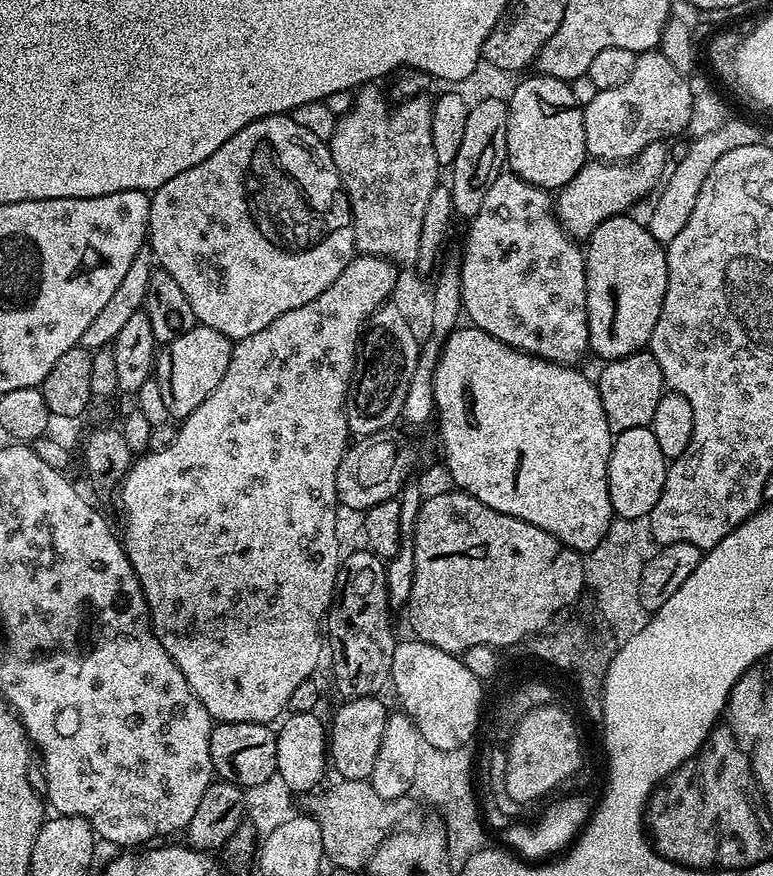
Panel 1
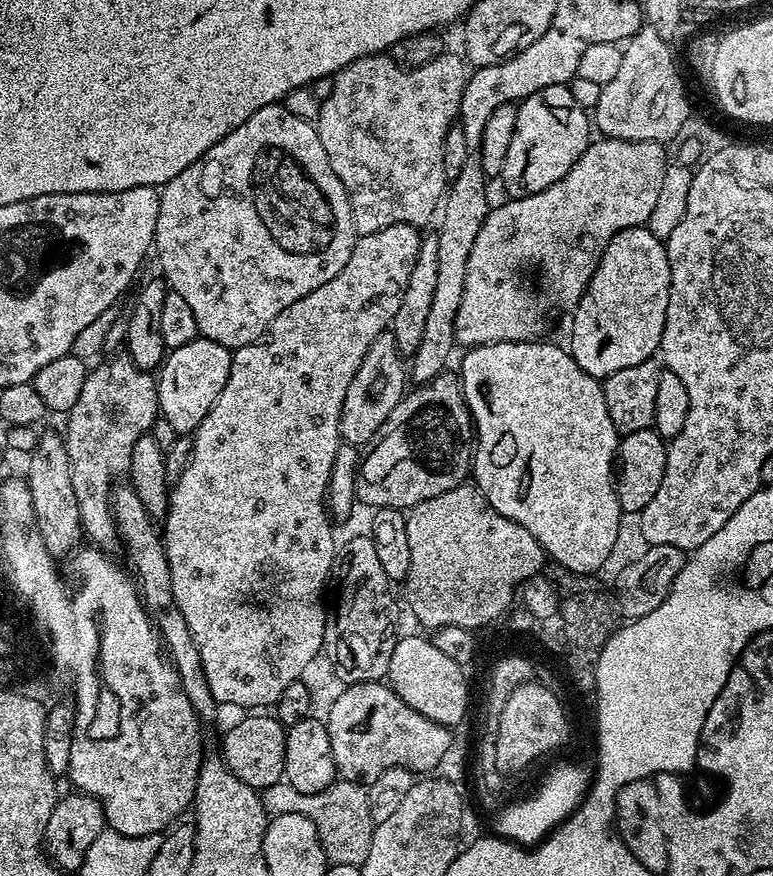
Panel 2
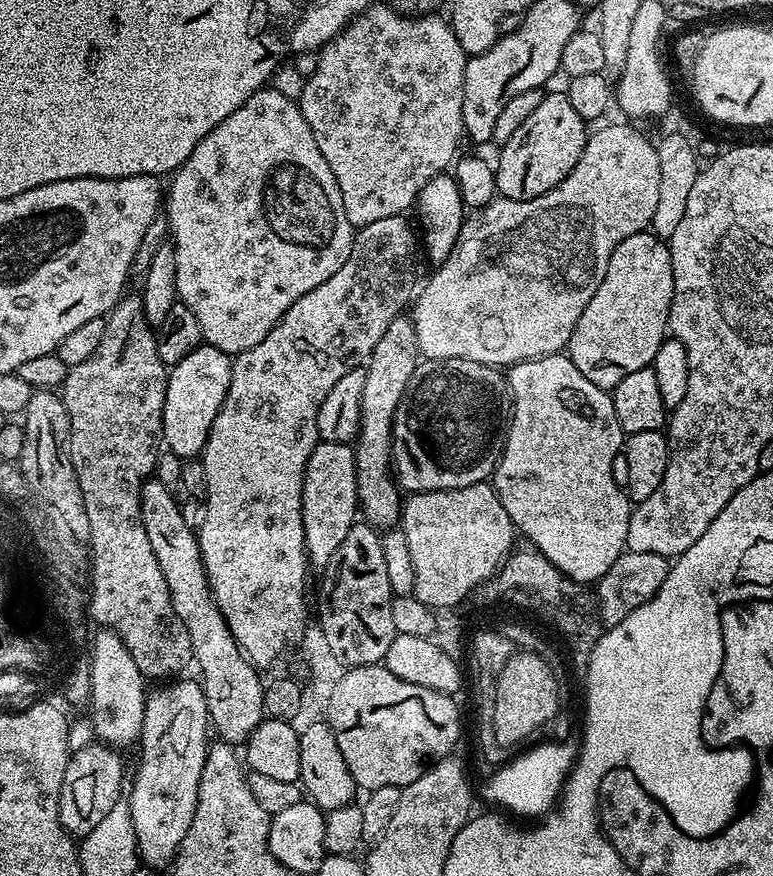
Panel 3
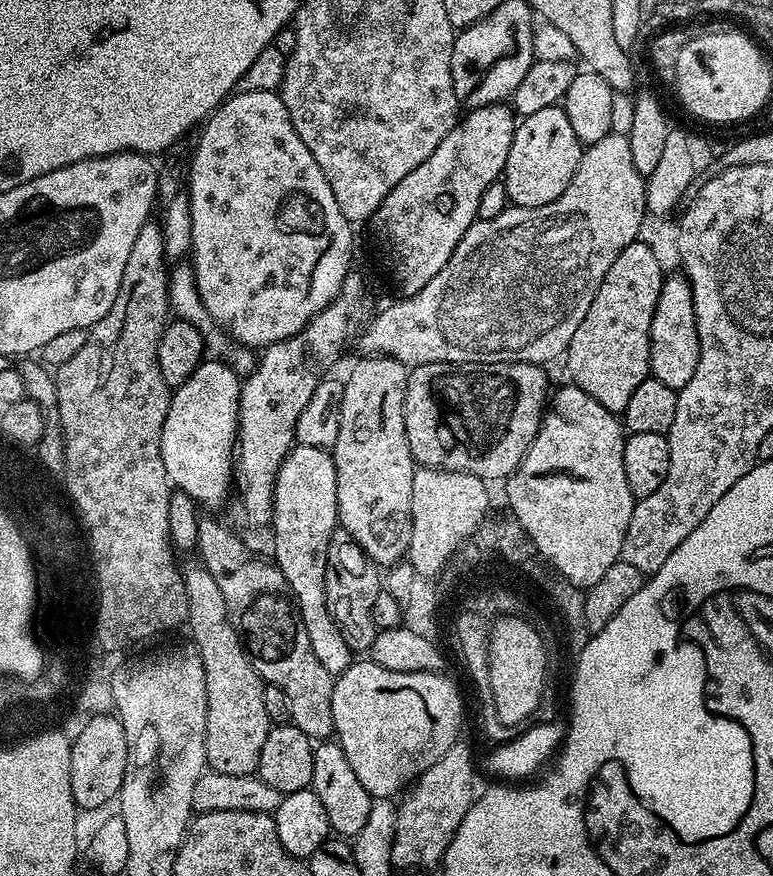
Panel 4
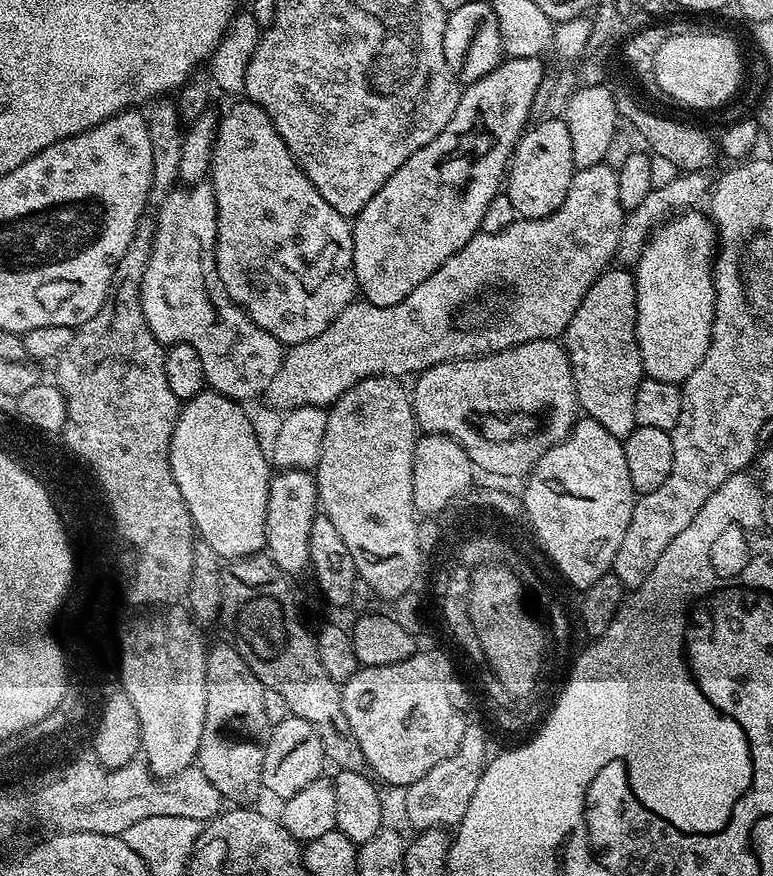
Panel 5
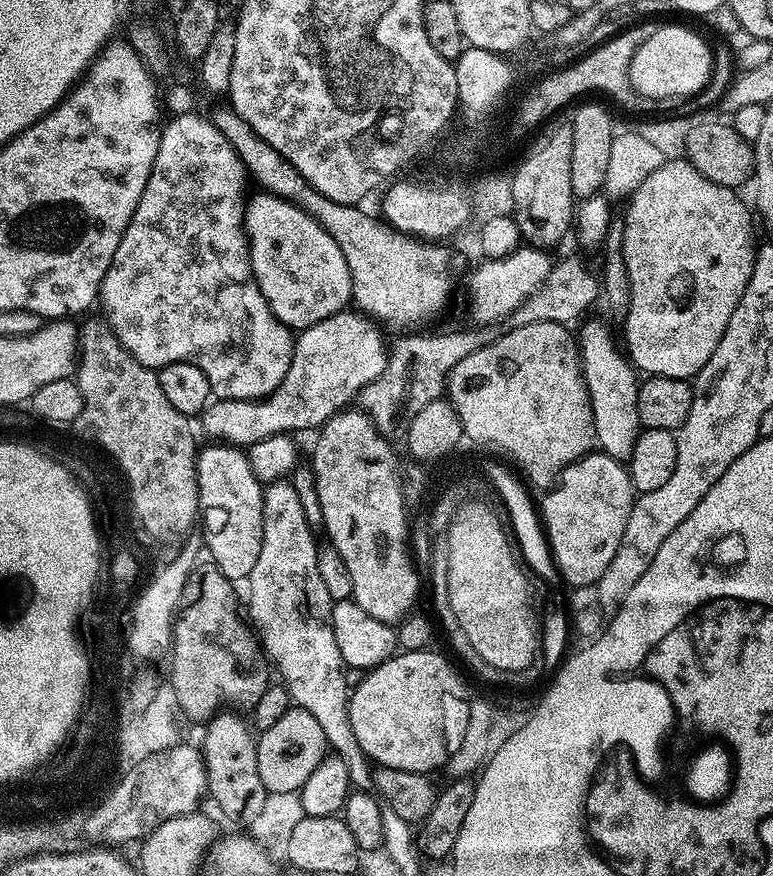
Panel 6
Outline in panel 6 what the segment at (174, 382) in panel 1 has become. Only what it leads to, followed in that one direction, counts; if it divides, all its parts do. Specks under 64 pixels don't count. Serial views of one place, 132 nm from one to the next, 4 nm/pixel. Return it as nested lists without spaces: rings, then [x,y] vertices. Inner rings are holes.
[[[212,442],[209,448],[201,447],[196,458],[196,481],[198,482],[198,490],[200,491],[199,515],[202,517],[202,524],[204,520],[202,535],[206,545],[206,552],[212,555],[209,556],[211,563],[215,564],[218,570],[222,570],[222,574],[226,579],[233,582],[243,581],[254,570],[254,562],[258,562],[258,553],[262,550],[262,510],[264,509],[264,488],[250,466],[247,451],[243,447],[233,446],[228,442]]]

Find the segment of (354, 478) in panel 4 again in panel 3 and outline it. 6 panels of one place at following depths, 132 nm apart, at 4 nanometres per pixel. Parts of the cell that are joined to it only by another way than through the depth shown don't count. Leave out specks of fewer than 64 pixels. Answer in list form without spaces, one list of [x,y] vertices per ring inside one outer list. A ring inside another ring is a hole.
[[[407,315],[396,316],[386,326],[386,334],[378,338],[378,346],[368,355],[364,373],[366,386],[362,386],[362,402],[360,403],[360,433],[354,441],[357,472],[357,498],[359,511],[363,519],[377,530],[397,527],[402,520],[402,492],[396,482],[392,466],[392,423],[401,411],[404,392],[408,389],[410,378],[418,363],[416,336],[412,332],[412,321]]]

